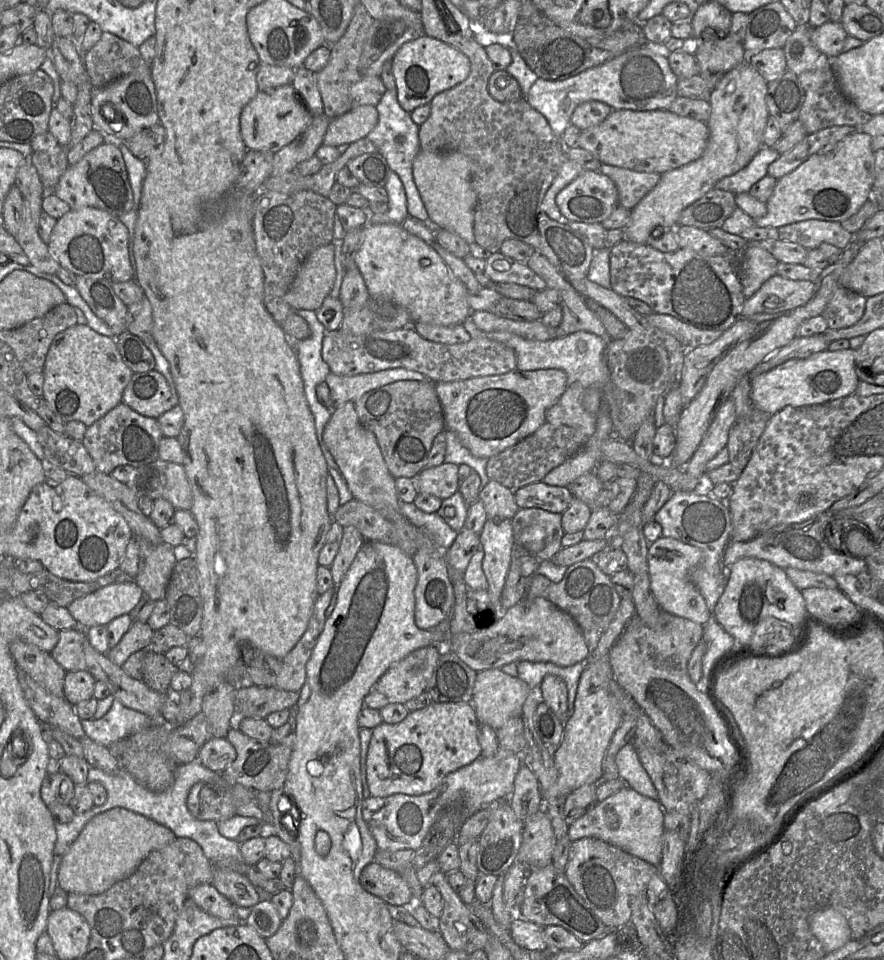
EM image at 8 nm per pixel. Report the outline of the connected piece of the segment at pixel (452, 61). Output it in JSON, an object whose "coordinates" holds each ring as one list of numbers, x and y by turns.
{"coordinates":[[423,35,409,41,397,51,392,60,398,102,410,113,419,106,429,104,438,93,463,82,469,76,470,70,468,57,441,40]]}

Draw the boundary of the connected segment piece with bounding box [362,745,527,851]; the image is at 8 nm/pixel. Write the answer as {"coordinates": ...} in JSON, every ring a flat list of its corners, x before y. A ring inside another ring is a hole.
{"coordinates":[[498,749,493,757,480,757,472,763,449,773,431,792,422,795,408,795,403,793,387,797,367,796,362,805,362,816,375,838,378,850,397,851,403,849,417,850,436,821,442,808,448,804,459,804,462,814,472,816,483,808,488,807,498,799,509,798,514,789,514,782,520,766,525,763,526,749,517,754,508,750]]}

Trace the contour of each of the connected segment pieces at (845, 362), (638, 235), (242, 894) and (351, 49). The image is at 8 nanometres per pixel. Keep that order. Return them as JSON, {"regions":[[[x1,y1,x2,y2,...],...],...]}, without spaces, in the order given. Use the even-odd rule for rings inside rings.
{"regions":[[[824,350,807,358,789,360,752,380,751,399,756,409,774,415,787,406,823,404,855,394,861,380,855,364,856,351]],[[747,62,719,80,705,97,711,114,707,121,709,138,704,153,695,161,661,174,656,186,631,210,629,223,623,229,626,240,647,244,651,235,659,237,665,229,675,229,685,208,715,188,719,180,749,164,764,144,763,135,769,118,766,93,767,82]],[[213,865,212,885,235,907,252,908,260,901,258,890,249,879,227,867]],[[358,3,353,18,338,42,331,45,331,56,327,65,315,73,315,81,321,94,324,113,331,120,362,105,375,106,387,88,378,76,364,75,359,71,363,46,374,19,362,3]]]}

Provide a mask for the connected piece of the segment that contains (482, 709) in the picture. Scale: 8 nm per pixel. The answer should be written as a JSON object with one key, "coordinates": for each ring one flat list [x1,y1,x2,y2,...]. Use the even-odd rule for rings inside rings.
{"coordinates":[[499,668,478,672,471,703,479,724,496,730,509,719,521,717,530,689,519,677,510,676]]}

